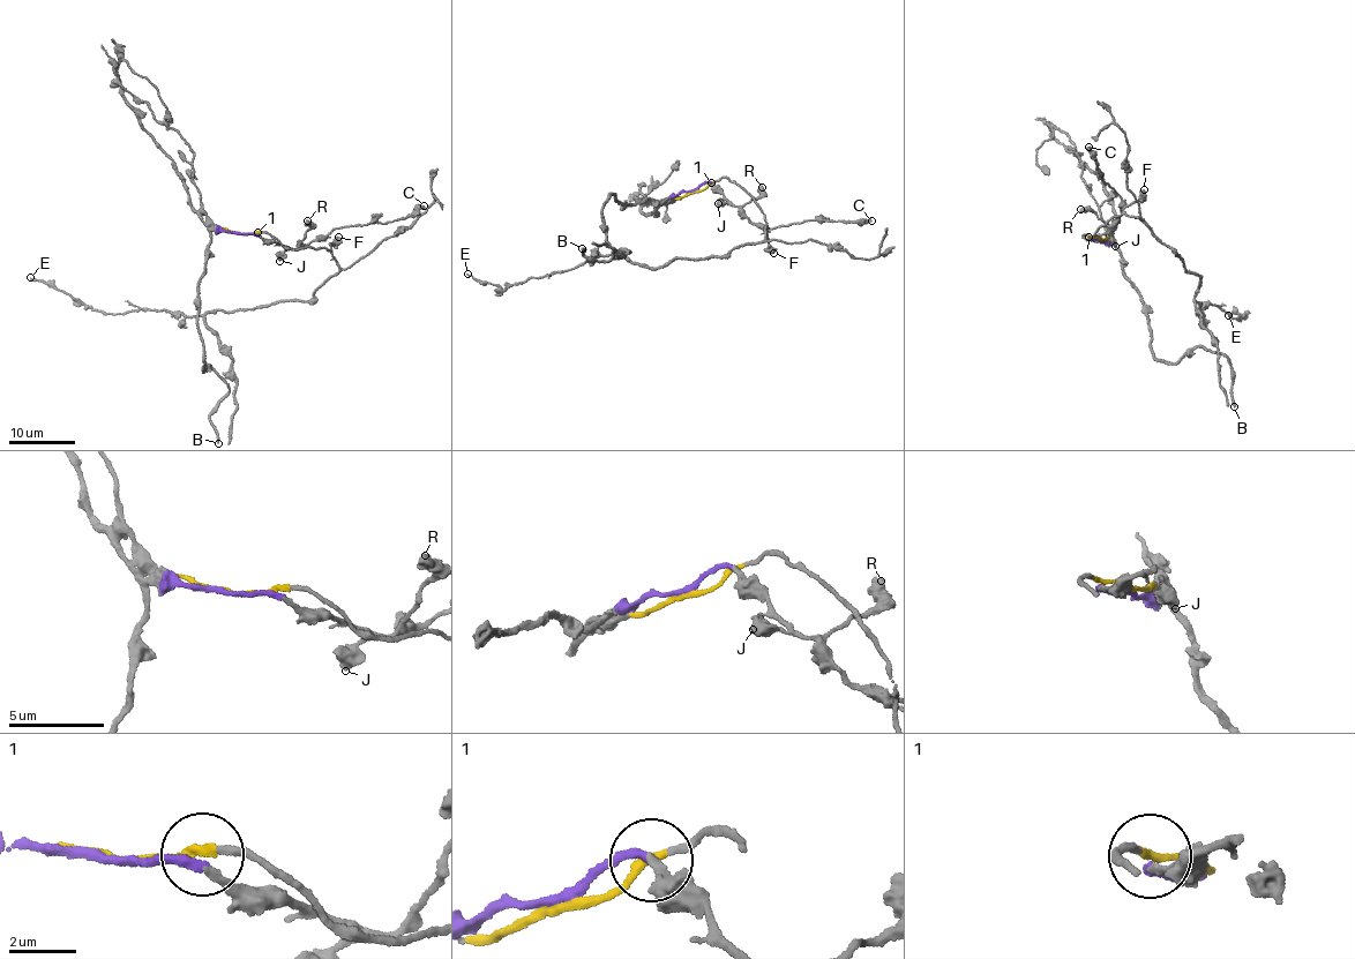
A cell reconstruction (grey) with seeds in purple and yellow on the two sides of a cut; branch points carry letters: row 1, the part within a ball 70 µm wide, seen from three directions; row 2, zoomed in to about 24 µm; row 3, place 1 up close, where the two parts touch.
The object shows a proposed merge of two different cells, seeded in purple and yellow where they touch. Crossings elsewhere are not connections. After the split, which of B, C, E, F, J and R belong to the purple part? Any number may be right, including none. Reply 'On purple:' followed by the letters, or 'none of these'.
On purple: B, C, J, R

